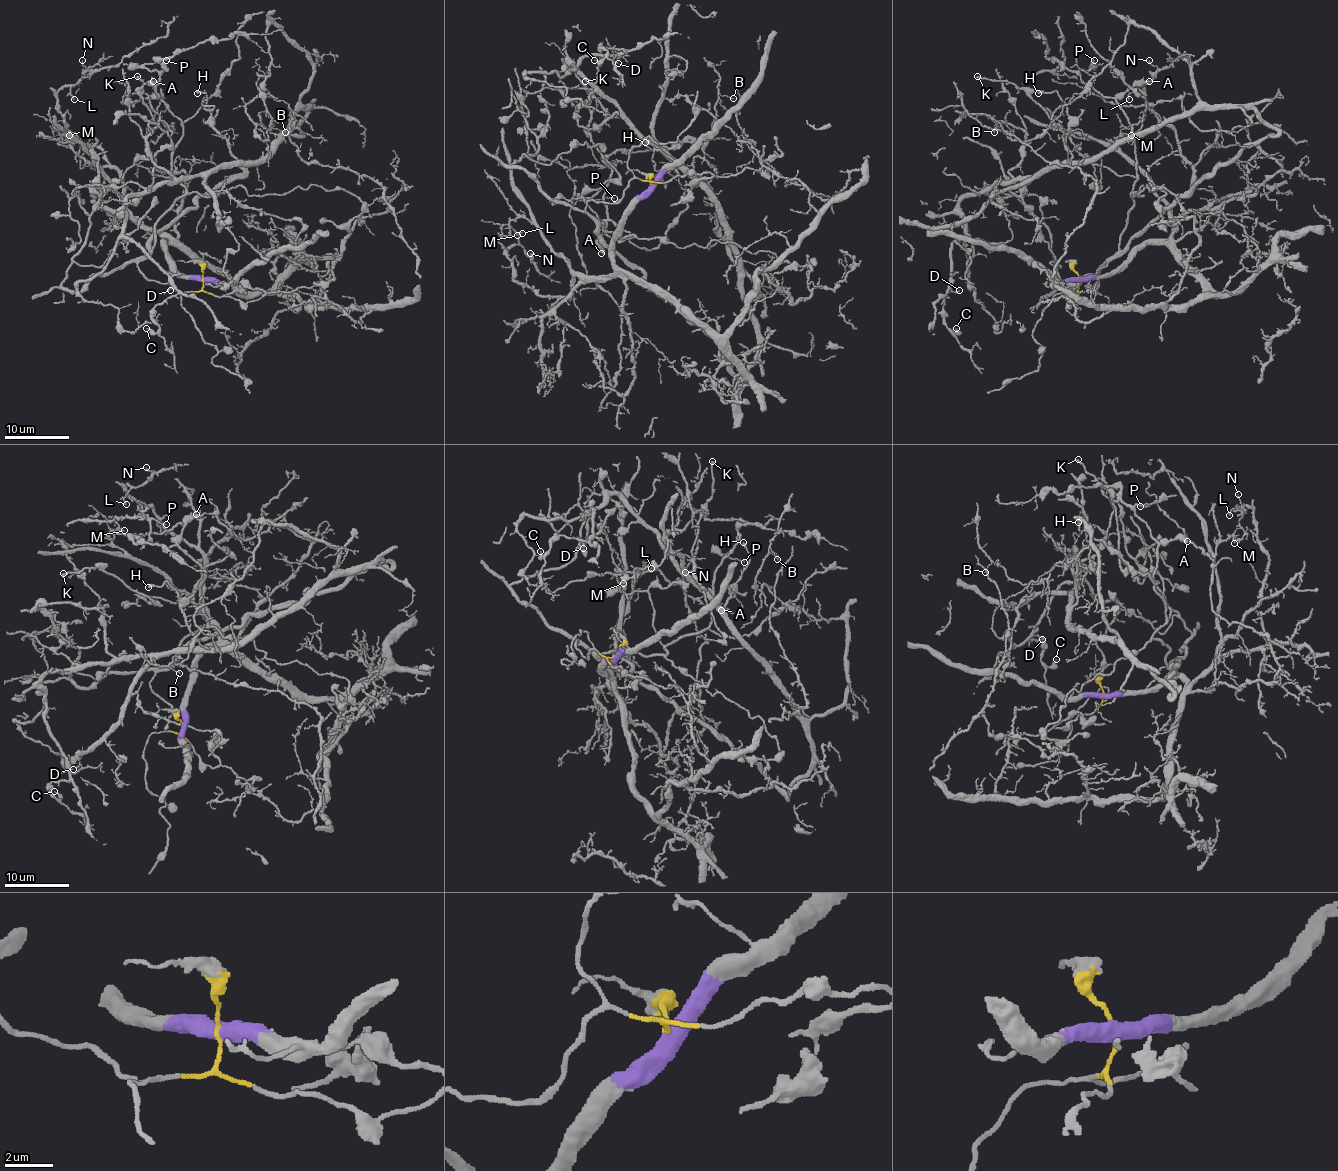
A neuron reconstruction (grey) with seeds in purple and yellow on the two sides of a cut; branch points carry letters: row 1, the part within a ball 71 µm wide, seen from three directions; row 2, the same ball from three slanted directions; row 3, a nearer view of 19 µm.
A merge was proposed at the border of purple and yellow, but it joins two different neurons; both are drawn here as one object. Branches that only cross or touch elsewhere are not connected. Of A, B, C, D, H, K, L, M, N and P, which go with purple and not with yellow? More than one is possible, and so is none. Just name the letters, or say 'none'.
L, M, N

